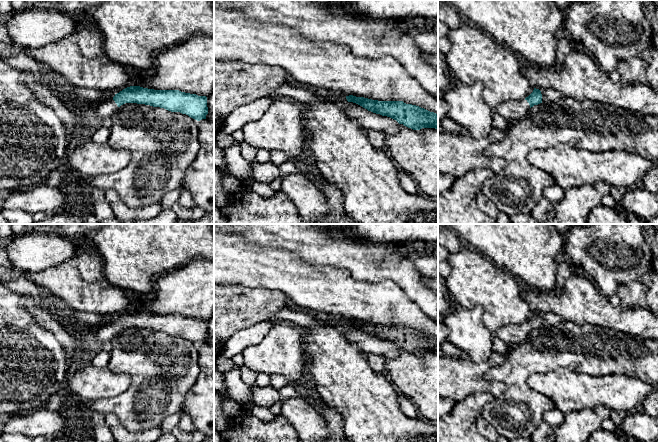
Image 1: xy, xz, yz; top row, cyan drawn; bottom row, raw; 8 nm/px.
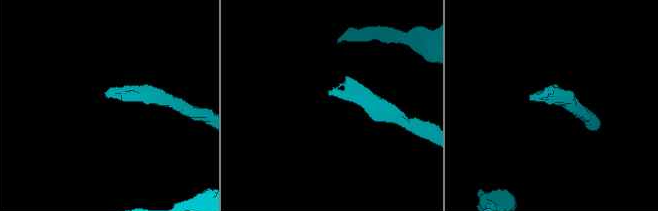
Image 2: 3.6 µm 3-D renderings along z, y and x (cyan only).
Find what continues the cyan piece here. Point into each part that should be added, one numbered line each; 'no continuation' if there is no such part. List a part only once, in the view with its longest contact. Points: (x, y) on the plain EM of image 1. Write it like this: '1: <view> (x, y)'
1: yz (511, 334)

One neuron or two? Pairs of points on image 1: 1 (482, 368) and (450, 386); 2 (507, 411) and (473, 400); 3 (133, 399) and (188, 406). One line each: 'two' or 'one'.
1: one
2: two
3: two

